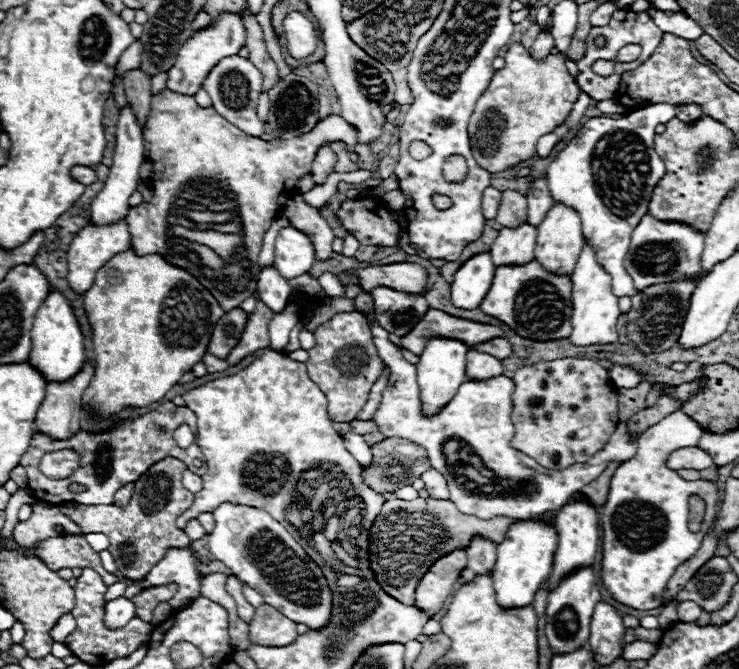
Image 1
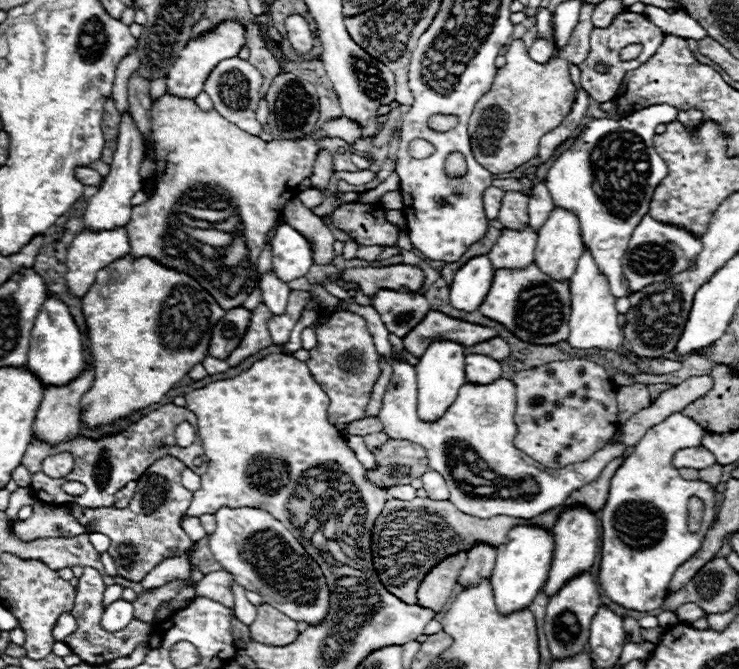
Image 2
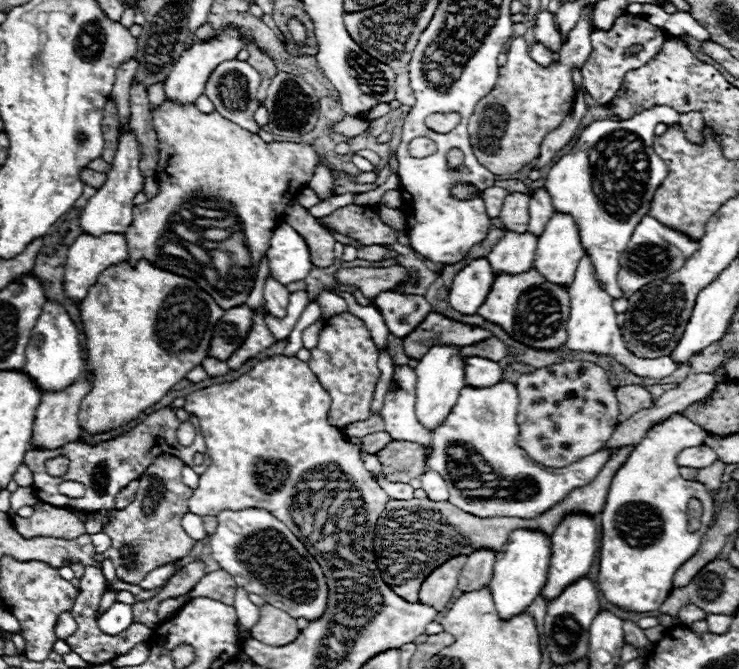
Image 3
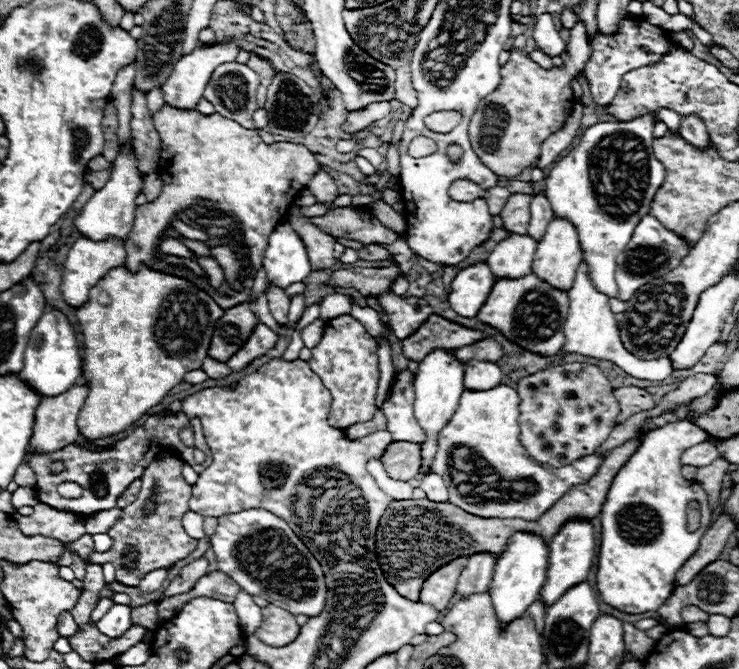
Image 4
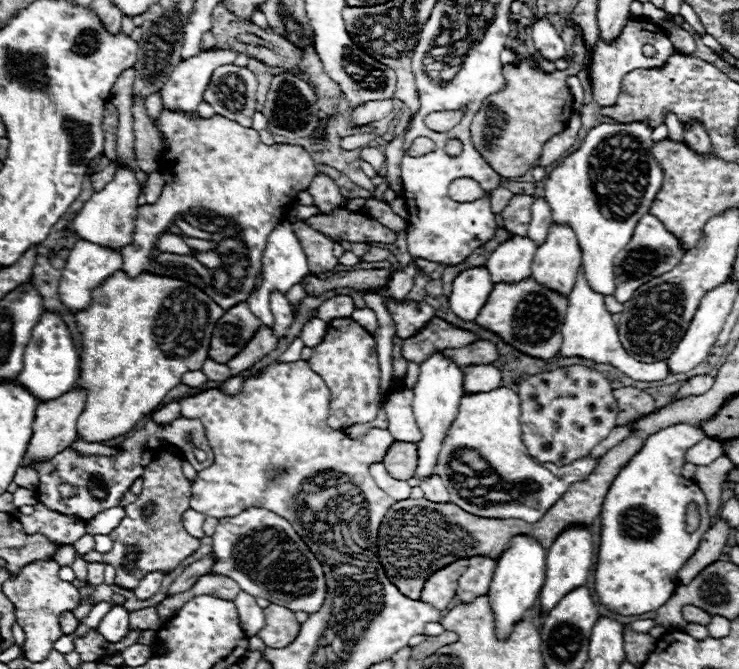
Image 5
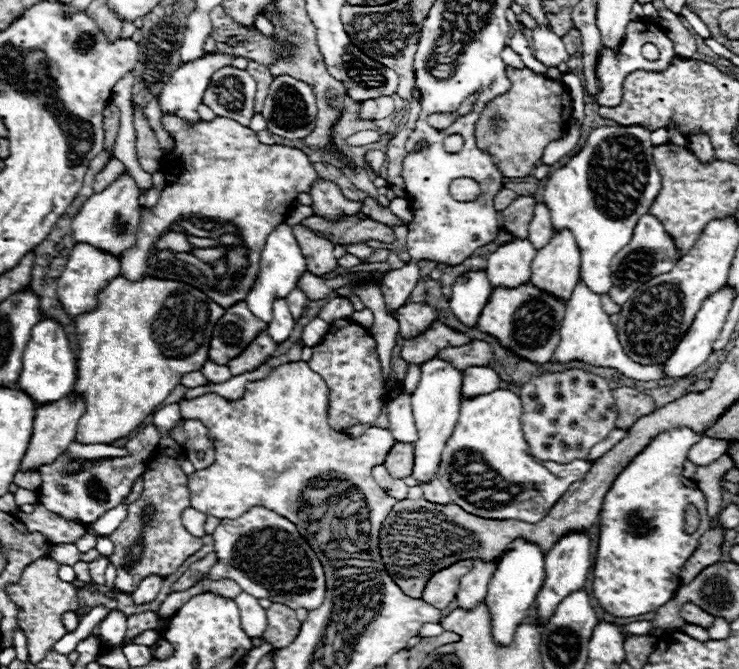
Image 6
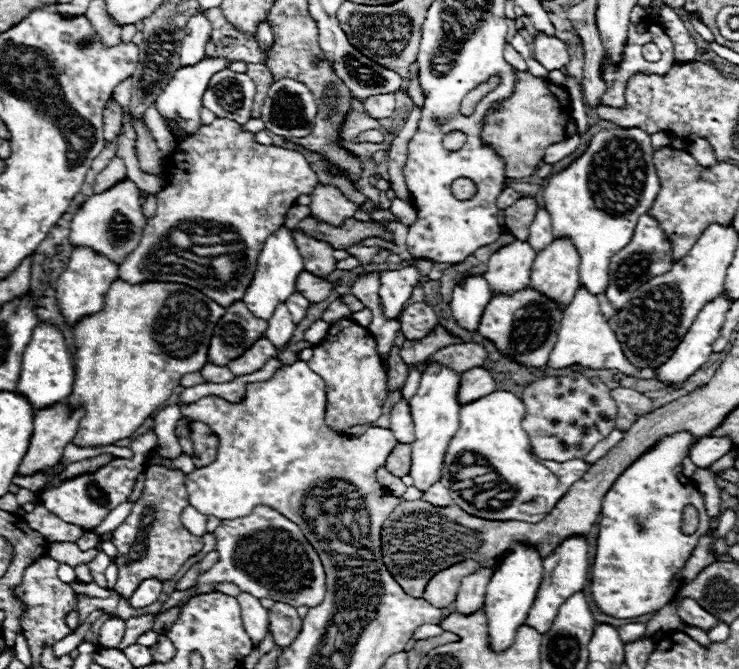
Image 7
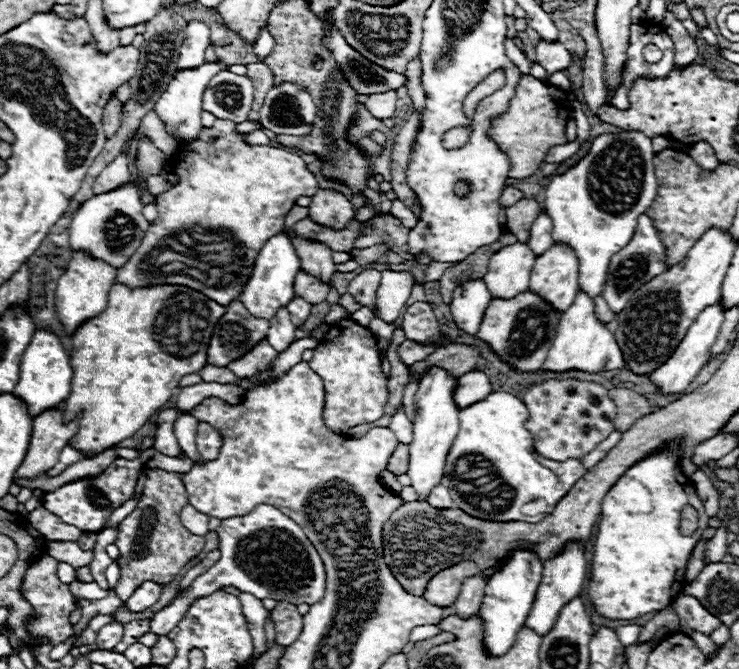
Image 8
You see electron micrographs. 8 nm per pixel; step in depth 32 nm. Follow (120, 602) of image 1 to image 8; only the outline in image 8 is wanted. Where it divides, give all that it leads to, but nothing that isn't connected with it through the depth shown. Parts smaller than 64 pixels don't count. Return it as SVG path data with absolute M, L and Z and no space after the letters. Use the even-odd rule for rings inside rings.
M112 620L112 622L108 622L106 626L100 628L96 644L98 644L98 648L110 650L110 648L114 648L122 640L122 634L124 634L124 626L120 622Z

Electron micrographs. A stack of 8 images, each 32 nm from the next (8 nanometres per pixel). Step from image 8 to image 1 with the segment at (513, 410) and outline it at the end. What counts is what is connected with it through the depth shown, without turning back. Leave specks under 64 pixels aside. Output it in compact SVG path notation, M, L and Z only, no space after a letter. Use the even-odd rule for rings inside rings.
M325 272L320 276L318 281L328 296L333 297L335 294L342 296L344 294L343 286L336 275ZM374 314L372 322L374 324L370 326L370 330L374 334L378 354L390 368L382 402L372 420L384 436L400 436L426 448L432 468L440 470L450 486L450 500L464 514L474 514L486 520L496 516L522 520L546 512L556 512L570 500L572 494L596 480L610 462L622 464L636 456L638 438L630 440L626 422L618 422L618 428L614 430L608 446L596 452L590 460L568 466L566 470L548 470L548 474L526 468L516 460L520 452L510 446L510 440L514 436L514 424L510 420L510 394L514 392L514 382L504 374L488 380L464 380L452 402L448 402L432 418L422 416L416 366L404 360L402 348L388 340L388 332L376 324Z

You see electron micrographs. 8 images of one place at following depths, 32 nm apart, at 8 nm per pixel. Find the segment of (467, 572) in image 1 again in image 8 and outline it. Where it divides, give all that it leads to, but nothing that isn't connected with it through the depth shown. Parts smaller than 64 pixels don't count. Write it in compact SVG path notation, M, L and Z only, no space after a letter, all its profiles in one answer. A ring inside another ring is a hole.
M484 572L466 578L462 588L460 588L460 594L458 594L456 602L454 602L456 614L460 614L462 618L470 618L472 614L476 614L480 610L482 598L484 598L486 584L488 584L488 580L486 580Z

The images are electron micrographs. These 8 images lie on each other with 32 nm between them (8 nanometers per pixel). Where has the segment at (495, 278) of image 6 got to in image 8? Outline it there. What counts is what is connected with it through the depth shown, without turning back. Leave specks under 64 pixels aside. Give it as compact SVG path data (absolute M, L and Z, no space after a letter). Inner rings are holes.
M522 242L498 250L490 258L488 272L484 274L490 294L494 298L512 298L512 294L528 290L534 258L536 254L530 250L530 246Z

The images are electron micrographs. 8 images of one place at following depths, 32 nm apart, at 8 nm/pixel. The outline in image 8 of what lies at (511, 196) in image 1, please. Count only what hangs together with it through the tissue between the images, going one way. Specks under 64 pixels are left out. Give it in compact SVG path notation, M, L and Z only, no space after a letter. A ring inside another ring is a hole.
M522 198L514 206L506 208L506 230L516 234L520 242L528 242L530 226L536 220L540 206L532 198Z

